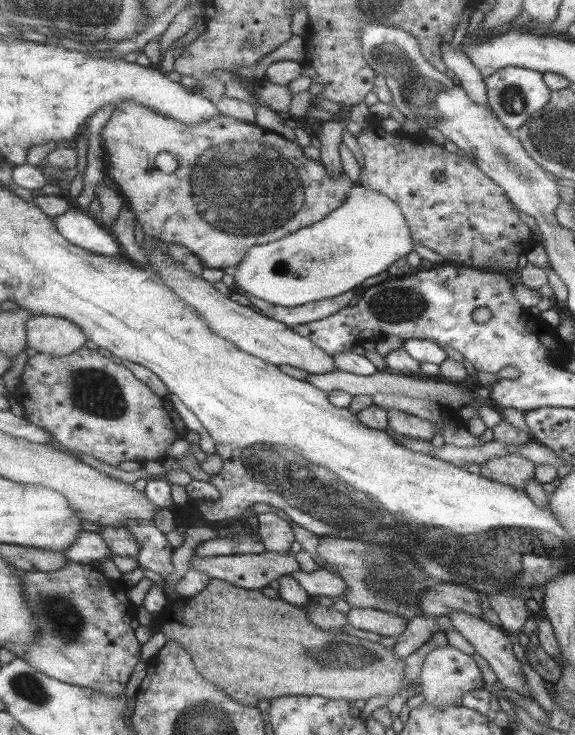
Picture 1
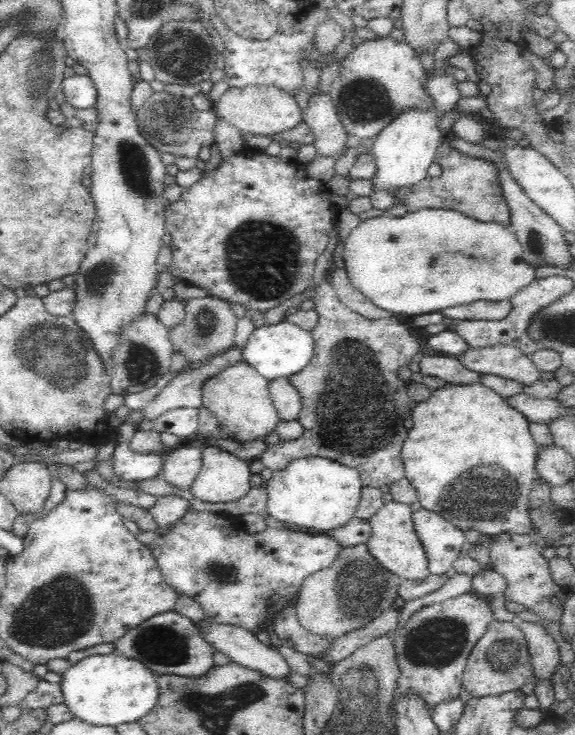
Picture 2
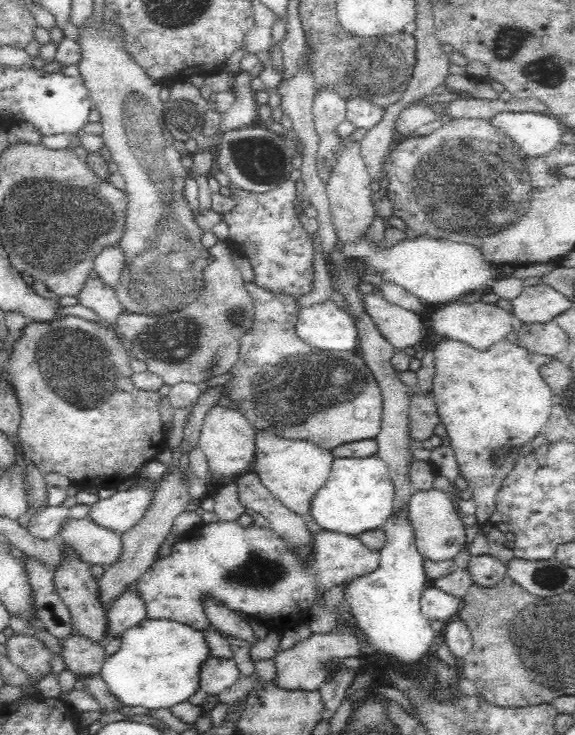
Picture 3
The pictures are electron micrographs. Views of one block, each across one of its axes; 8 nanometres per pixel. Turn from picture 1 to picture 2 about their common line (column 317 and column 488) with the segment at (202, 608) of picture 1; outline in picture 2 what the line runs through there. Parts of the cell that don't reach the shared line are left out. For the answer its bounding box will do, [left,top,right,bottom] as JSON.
[463,619,535,697]

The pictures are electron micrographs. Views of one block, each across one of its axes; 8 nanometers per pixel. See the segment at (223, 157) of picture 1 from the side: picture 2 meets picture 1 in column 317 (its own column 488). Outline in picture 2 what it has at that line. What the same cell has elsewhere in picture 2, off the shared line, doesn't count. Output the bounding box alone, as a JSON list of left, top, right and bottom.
[388,139,511,228]

